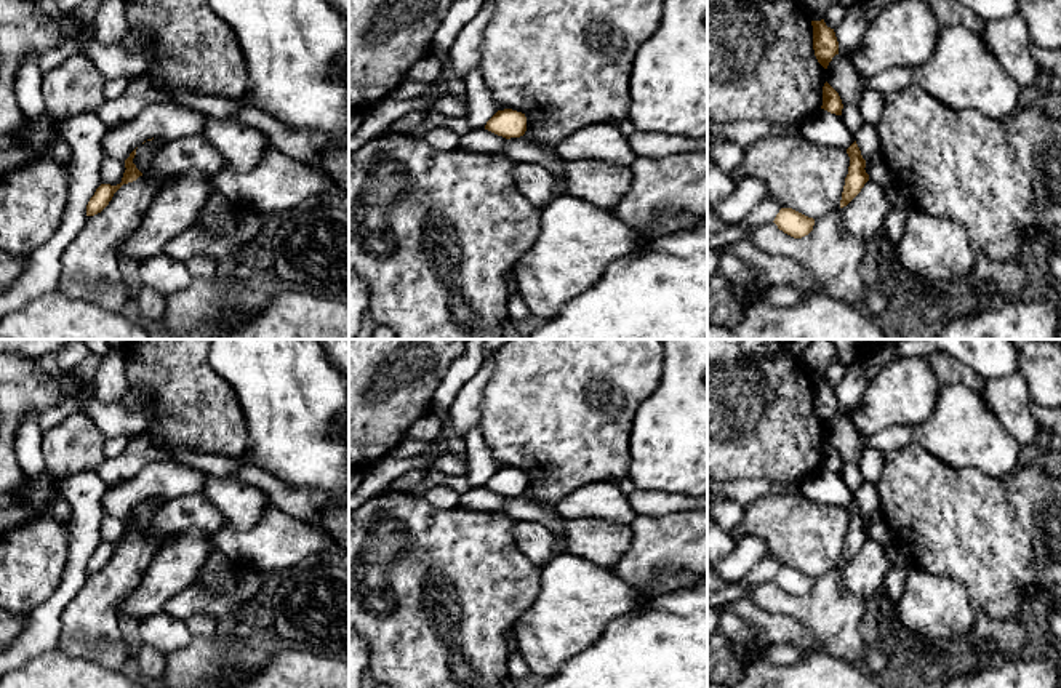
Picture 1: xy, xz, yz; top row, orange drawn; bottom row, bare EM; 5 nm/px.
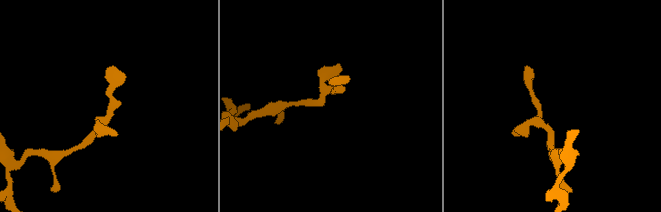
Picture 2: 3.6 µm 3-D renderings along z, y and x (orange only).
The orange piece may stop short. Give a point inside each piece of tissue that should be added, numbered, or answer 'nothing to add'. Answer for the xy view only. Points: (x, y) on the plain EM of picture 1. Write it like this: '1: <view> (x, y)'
nothing to add

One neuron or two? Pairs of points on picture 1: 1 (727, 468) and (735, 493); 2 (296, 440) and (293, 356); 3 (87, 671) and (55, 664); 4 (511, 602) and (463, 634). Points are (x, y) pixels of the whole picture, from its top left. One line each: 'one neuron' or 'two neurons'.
1: two neurons
2: one neuron
3: one neuron
4: one neuron

